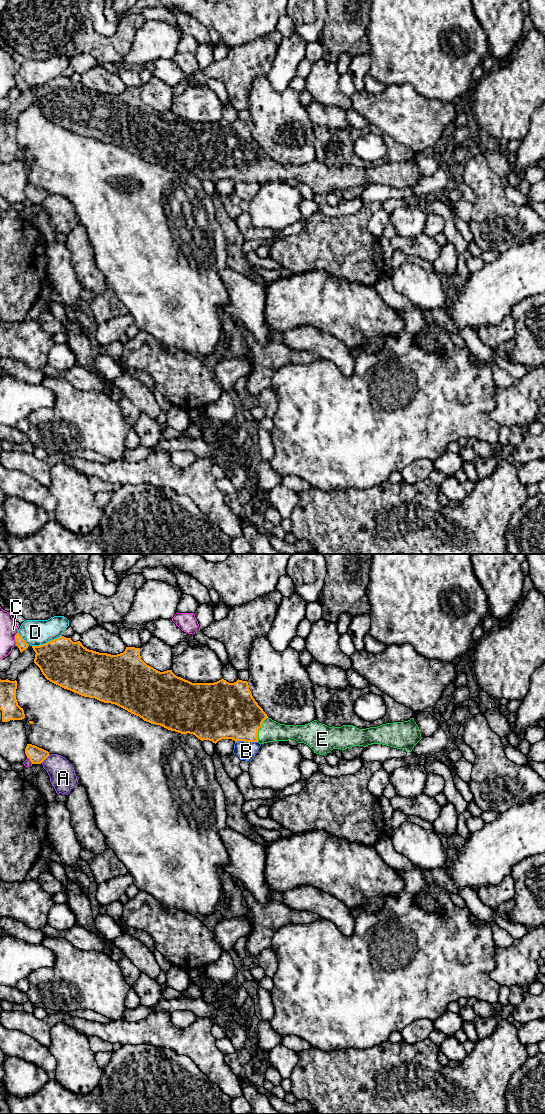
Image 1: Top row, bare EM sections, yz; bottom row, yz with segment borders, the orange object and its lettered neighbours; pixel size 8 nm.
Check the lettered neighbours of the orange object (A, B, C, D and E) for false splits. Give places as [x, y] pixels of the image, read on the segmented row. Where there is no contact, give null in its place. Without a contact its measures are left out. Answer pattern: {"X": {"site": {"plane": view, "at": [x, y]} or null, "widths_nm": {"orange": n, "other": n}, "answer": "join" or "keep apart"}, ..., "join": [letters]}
{"A": {"site": {"plane": "yz", "at": [45, 758]}, "widths_nm": {"orange": 130, "other": 220}, "answer": "keep apart"}, "B": {"site": {"plane": "yz", "at": [246, 741]}, "widths_nm": {"orange": 400, "other": 150}, "answer": "keep apart"}, "C": {"site": {"plane": "yz", "at": [15, 639]}, "widths_nm": {"orange": 80, "other": 140}, "answer": "keep apart"}, "D": {"site": {"plane": "yz", "at": [47, 642]}, "widths_nm": {"orange": 380, "other": 200}, "answer": "keep apart"}, "E": {"site": {"plane": "yz", "at": [258, 729]}, "widths_nm": {"orange": 420, "other": 170}, "answer": "join"}, "join": ["E"]}

